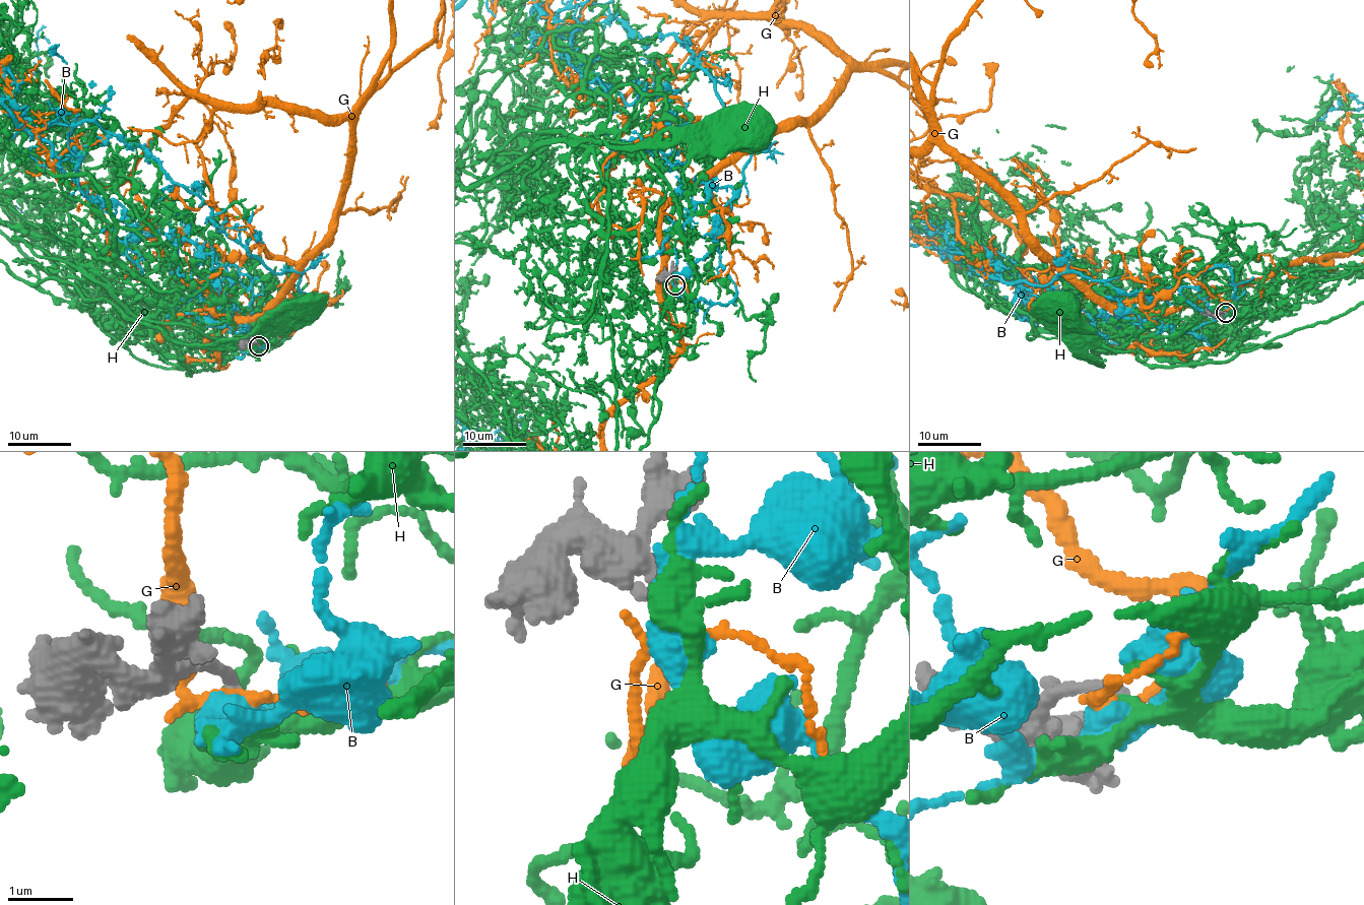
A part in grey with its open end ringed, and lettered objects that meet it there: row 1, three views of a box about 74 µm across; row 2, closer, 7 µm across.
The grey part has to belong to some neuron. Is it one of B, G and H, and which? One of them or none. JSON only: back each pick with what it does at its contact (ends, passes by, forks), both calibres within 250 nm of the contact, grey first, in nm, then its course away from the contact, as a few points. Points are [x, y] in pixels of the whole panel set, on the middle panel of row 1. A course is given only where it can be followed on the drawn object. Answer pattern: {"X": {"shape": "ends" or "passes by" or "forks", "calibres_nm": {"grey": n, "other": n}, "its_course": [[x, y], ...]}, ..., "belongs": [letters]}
{"H": {"shape": "passes by", "calibres_nm": {"grey": 160, "other": 200}, "its_course": [[674, 283], [686, 295], [697, 289], [670, 186], [631, 144], [580, 143], [743, 136]]}, "belongs": ["H"]}

